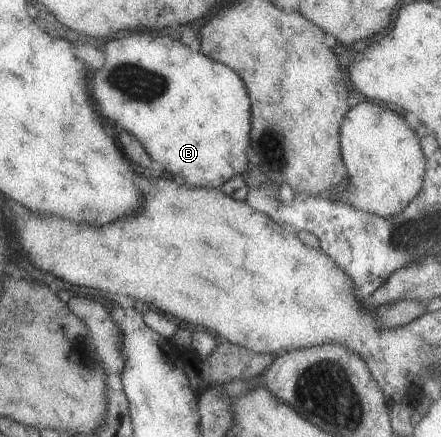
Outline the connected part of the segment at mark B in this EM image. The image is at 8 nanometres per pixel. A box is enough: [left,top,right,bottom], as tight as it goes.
[91,32,251,189]

